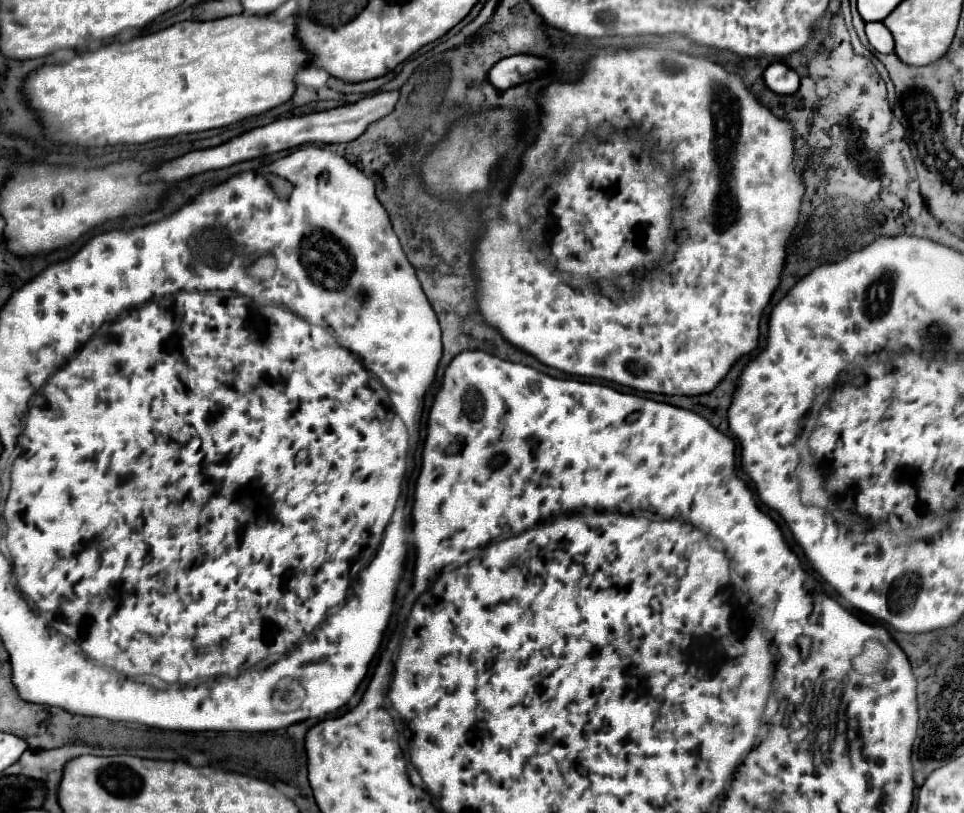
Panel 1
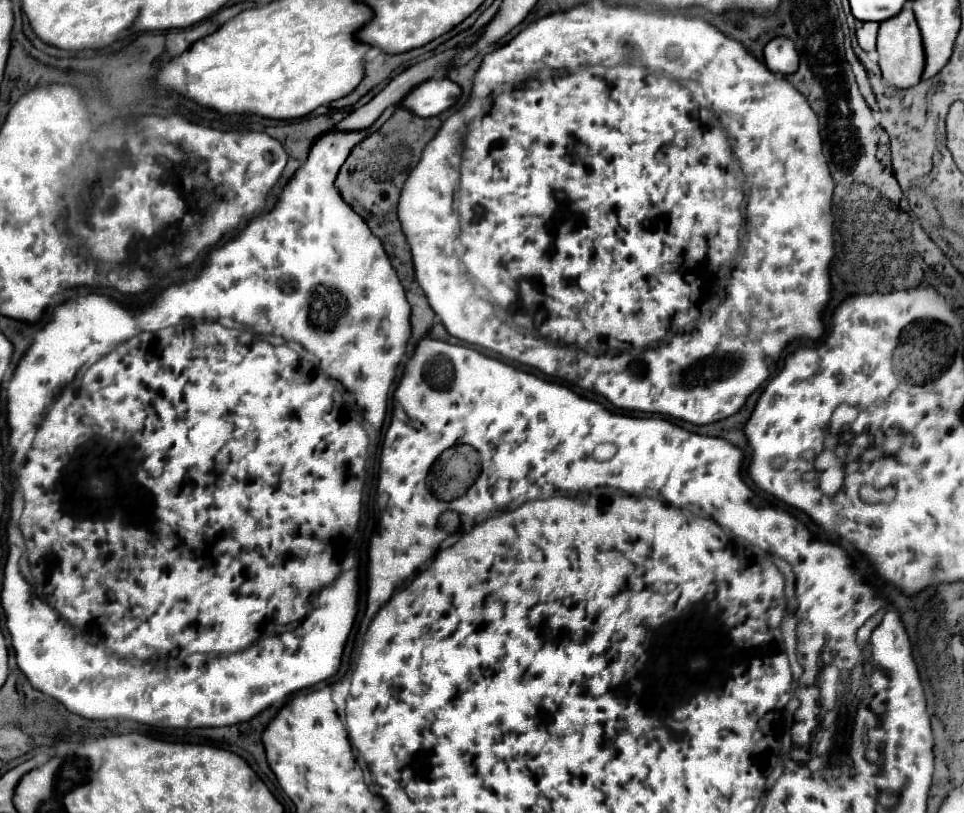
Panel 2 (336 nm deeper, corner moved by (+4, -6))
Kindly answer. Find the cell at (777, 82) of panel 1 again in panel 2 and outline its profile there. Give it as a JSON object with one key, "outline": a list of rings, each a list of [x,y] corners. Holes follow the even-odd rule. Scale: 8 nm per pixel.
{"outline":[[[785,37],[769,41],[765,47],[765,65],[769,67],[769,71],[779,73],[779,75],[795,73],[799,65],[795,45]]]}

